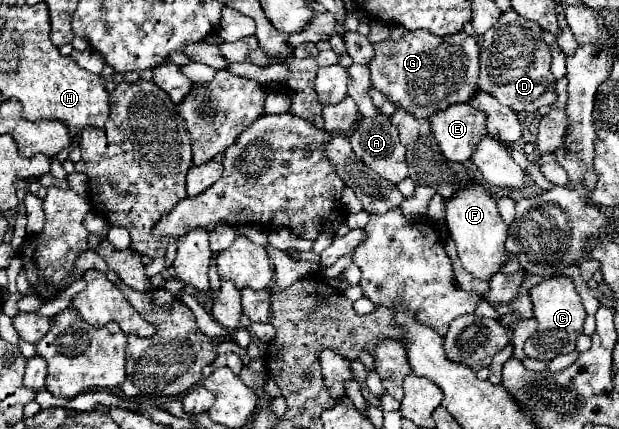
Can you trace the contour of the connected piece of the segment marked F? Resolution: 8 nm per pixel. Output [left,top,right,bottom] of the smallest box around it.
[445,184,507,280]

